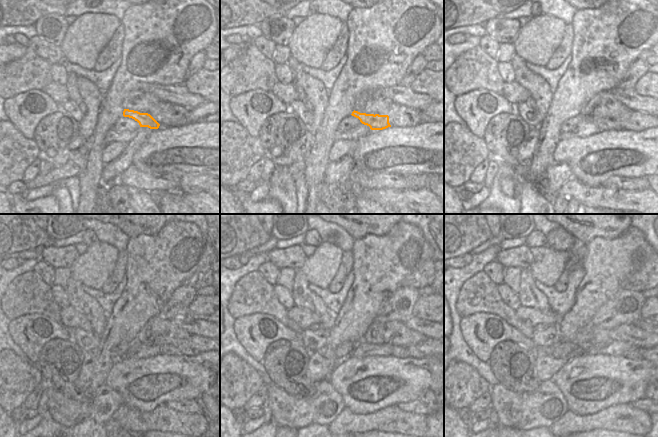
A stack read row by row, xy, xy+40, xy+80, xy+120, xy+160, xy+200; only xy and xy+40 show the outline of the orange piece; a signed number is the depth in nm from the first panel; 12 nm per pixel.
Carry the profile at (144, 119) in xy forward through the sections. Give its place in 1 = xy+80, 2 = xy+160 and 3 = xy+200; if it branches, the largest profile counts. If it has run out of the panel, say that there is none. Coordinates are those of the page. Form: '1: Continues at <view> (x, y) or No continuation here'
1: Continues at xy+80 (604, 124)
2: Continues at xy+160 (401, 352)
3: Continues at xy+200 (632, 354)

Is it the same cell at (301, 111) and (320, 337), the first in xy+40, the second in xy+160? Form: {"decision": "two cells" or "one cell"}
{"decision": "one cell"}

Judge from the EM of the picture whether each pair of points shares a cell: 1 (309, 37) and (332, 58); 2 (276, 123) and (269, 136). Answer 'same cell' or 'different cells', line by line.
1: different cells
2: same cell

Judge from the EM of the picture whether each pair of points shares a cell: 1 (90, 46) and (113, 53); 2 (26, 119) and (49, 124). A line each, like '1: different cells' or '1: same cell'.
1: different cells
2: different cells

